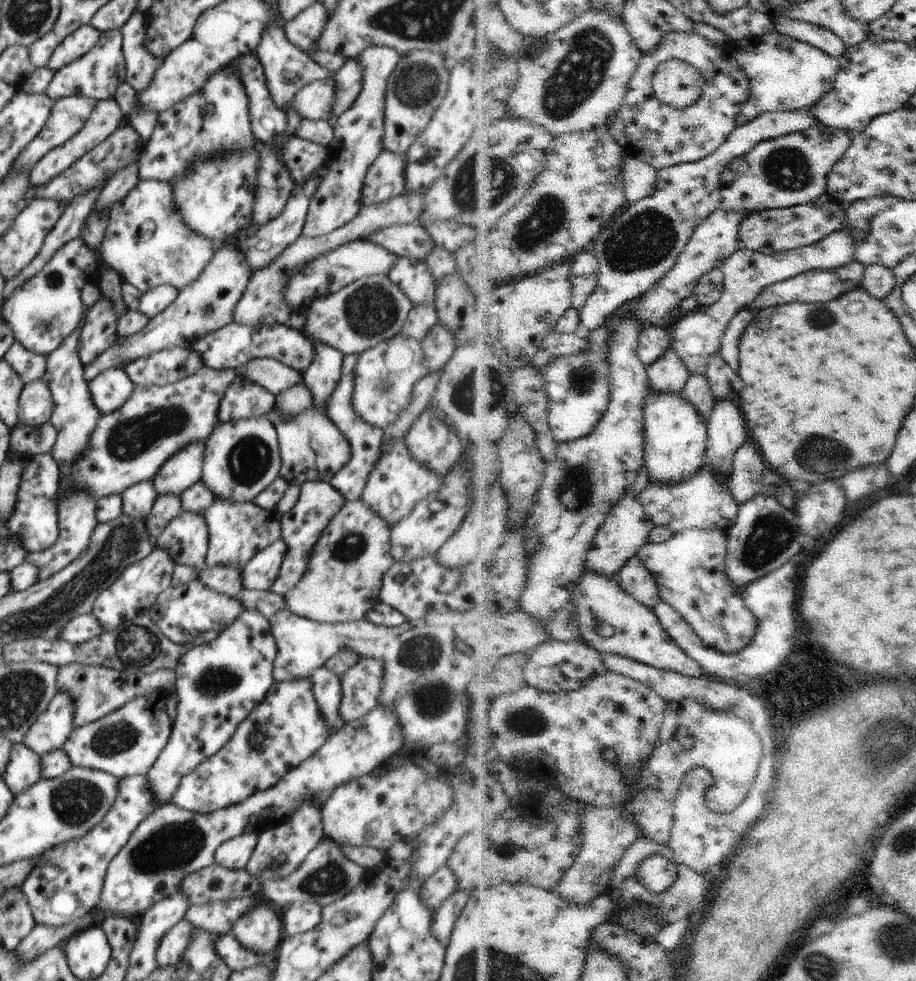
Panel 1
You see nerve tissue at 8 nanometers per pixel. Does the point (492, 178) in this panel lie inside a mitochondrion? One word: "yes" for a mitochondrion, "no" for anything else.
yes

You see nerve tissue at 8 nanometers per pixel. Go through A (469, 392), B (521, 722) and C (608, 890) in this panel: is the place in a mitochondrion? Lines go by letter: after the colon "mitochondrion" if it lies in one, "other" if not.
A: mitochondrion
B: mitochondrion
C: other

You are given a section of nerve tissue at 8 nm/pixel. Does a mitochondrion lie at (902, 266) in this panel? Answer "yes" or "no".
no

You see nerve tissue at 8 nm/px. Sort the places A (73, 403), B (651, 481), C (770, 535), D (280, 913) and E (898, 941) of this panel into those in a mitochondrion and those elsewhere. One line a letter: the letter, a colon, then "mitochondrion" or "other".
A: other
B: other
C: mitochondrion
D: other
E: mitochondrion

